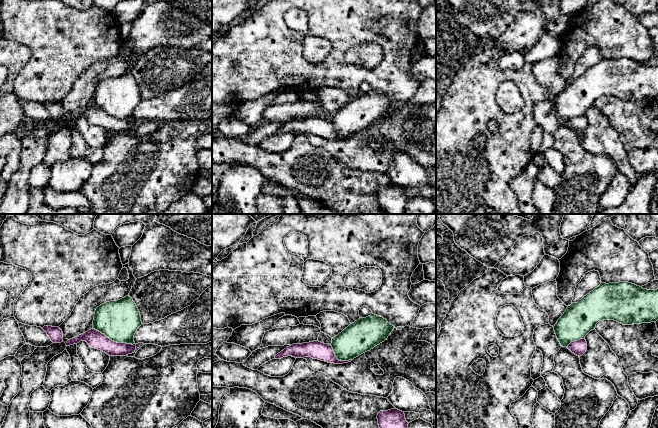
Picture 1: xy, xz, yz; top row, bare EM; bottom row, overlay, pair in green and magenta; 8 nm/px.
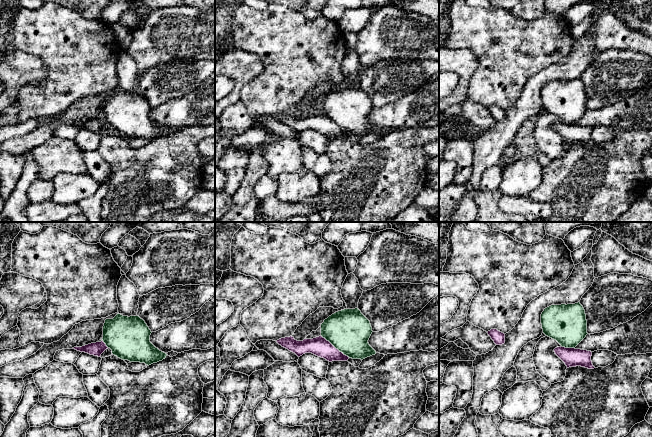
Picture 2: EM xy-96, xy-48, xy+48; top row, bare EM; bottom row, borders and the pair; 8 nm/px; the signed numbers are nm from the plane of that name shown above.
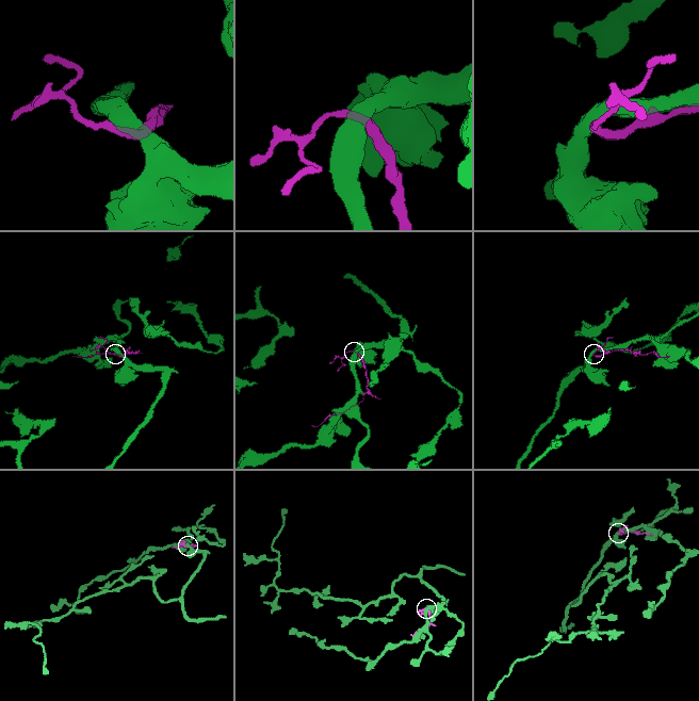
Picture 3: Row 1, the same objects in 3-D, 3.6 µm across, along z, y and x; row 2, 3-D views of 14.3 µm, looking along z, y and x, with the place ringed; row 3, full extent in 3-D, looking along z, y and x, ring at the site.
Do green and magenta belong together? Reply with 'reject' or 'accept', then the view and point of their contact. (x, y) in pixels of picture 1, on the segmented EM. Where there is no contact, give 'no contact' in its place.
reject; meets green in xy at (114, 341)

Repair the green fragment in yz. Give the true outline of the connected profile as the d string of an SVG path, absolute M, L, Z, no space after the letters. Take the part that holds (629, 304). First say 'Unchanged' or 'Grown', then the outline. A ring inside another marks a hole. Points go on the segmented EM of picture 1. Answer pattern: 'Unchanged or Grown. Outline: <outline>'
Unchanged. Outline: M628 282L601 283L577 303L567 307L555 324L554 331L561 346L568 347L571 342L585 339L585 336L602 320L614 320L623 325L656 322L658 320L658 289L647 290Z

